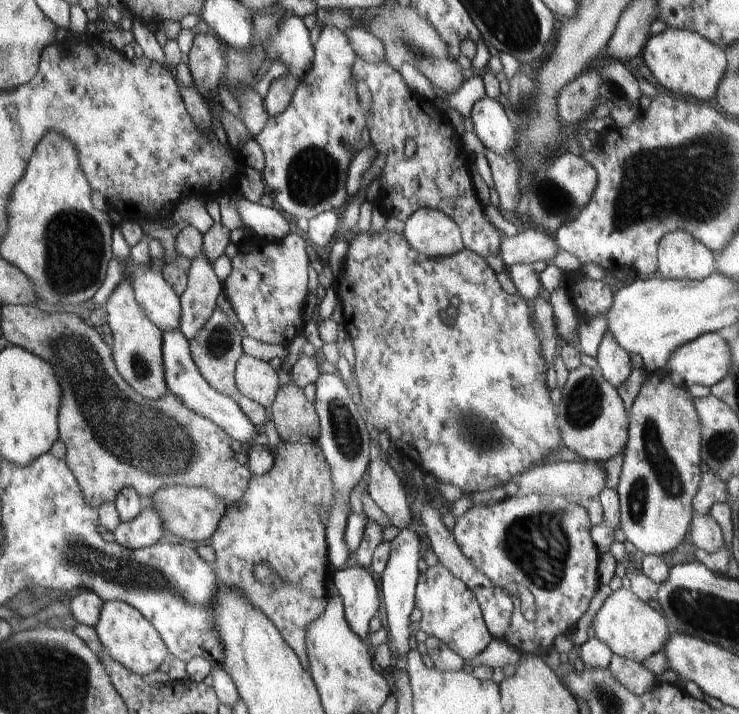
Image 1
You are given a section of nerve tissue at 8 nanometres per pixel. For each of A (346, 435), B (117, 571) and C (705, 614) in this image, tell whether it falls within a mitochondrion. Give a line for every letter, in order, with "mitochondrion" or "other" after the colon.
A: mitochondrion
B: mitochondrion
C: mitochondrion

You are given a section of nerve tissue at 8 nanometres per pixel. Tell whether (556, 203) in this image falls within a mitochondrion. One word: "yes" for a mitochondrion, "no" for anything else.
yes

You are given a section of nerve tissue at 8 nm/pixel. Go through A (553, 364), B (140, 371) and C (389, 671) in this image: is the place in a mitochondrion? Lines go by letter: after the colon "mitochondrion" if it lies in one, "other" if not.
A: other
B: mitochondrion
C: other

